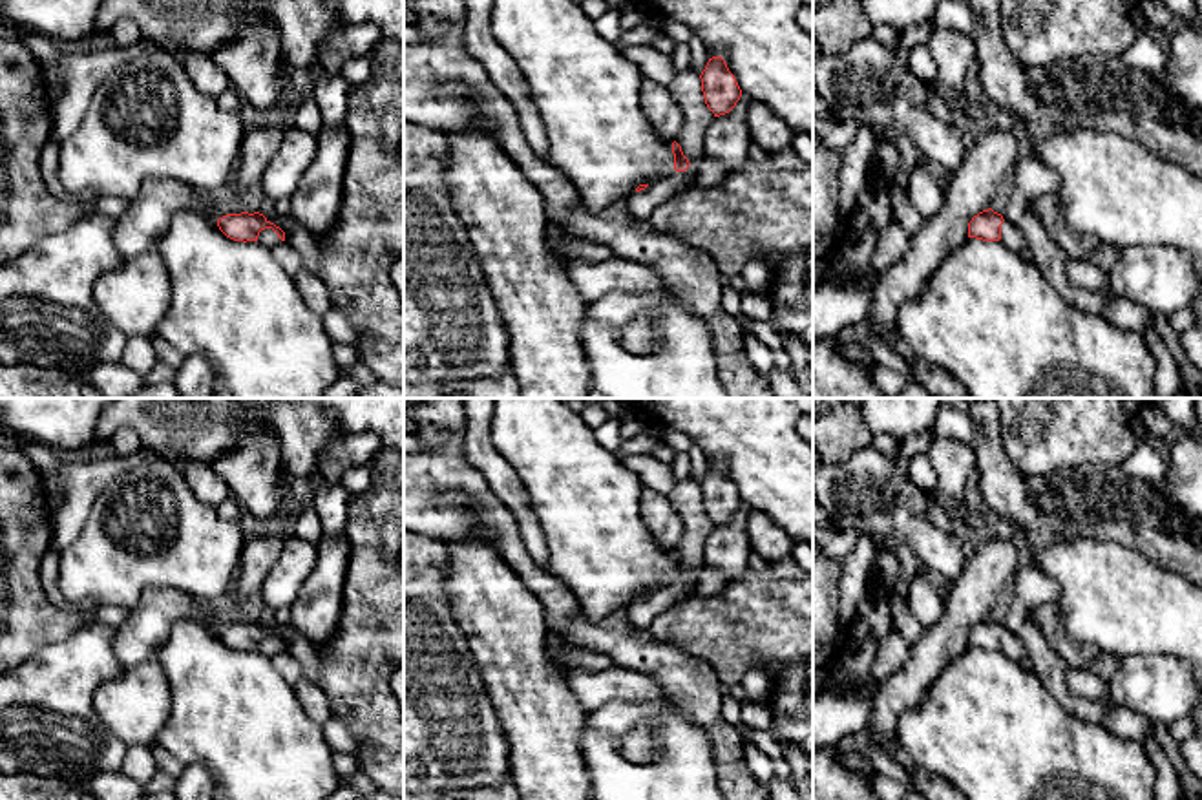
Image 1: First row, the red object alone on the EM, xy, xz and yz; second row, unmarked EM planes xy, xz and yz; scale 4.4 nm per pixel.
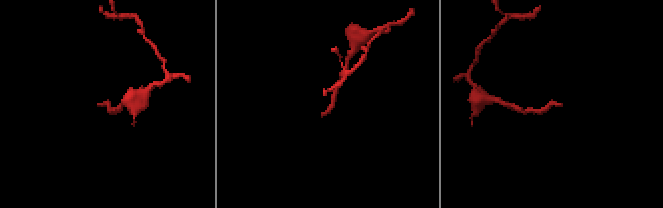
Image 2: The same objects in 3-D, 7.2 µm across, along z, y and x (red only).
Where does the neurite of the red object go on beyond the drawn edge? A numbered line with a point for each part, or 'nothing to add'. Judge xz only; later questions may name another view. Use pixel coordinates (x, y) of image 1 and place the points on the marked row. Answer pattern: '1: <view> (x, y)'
1: xz (642, 203)

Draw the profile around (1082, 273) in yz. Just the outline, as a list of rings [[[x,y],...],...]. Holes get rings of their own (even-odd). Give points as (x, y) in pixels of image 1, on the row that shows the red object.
[[[1069,259],[1069,281],[1076,287],[1100,290],[1109,285],[1109,274],[1096,268],[1089,259]]]

